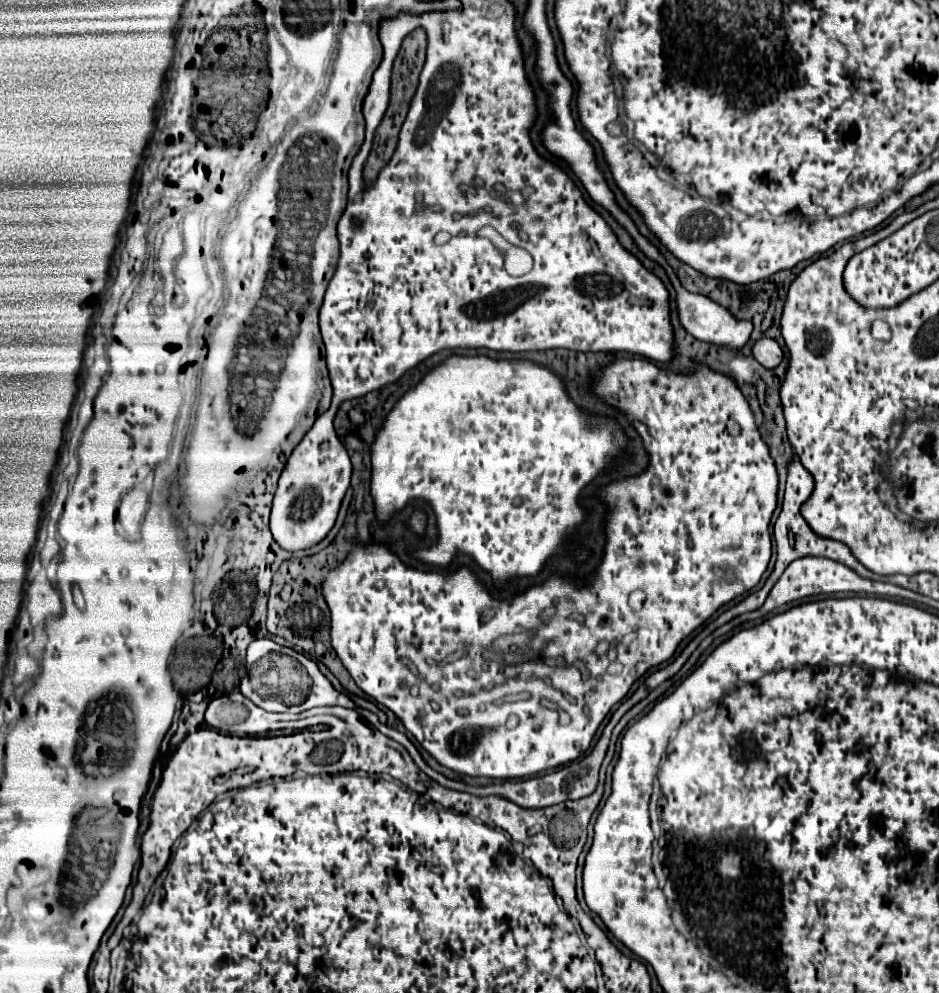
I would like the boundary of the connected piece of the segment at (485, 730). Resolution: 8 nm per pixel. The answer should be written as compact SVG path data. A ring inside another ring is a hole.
M620 359L620 361L614 361L606 371L602 371L602 375L596 381L596 393L600 397L604 397L608 403L618 405L630 417L632 425L640 433L640 437L642 437L642 441L644 441L644 445L646 445L646 449L650 453L650 467L640 477L626 479L626 481L616 481L616 483L610 483L608 487L602 489L600 497L610 507L610 517L608 517L608 523L606 523L606 537L608 537L608 541L606 541L606 547L604 547L604 561L596 569L596 575L592 575L588 579L588 585L586 585L586 581L572 581L570 583L570 579L560 579L560 577L552 575L546 583L530 587L528 593L524 593L524 595L518 595L518 597L512 597L512 599L506 599L506 601L498 601L498 599L492 599L488 595L488 591L484 589L484 585L478 583L476 575L470 569L466 569L466 567L458 569L456 573L448 573L448 575L444 575L444 573L430 573L430 571L418 571L418 569L410 569L404 563L400 563L400 559L396 555L392 555L388 549L384 549L384 547L354 549L346 557L346 561L340 567L336 567L334 571L330 571L326 575L326 579L324 579L324 599L326 599L328 607L330 607L330 613L332 613L332 625L330 625L330 637L332 639L330 641L332 641L334 651L338 653L340 661L344 663L344 667L348 669L348 673L352 675L352 679L356 681L356 685L364 693L368 693L378 703L382 703L390 711L394 711L396 717L404 723L404 727L418 739L418 743L440 765L452 769L452 771L458 771L458 773L464 773L464 775L472 777L520 779L520 777L530 777L530 775L538 775L542 771L550 771L550 769L562 767L562 765L578 759L590 747L590 741L592 741L598 725L604 721L604 717L608 715L608 711L612 709L612 705L616 705L628 693L628 689L632 687L632 683L636 679L640 679L650 667L656 667L662 661L670 659L672 653L676 651L676 647L680 645L680 641L692 629L696 629L708 617L712 617L718 611L720 605L724 605L724 603L732 601L734 597L750 591L760 581L760 577L764 575L764 571L768 567L768 561L770 561L770 555L772 555L772 543L770 543L770 535L768 535L768 523L770 523L770 517L772 517L772 513L776 509L778 475L776 475L774 461L772 461L772 457L768 453L768 447L760 439L758 427L756 427L756 423L752 419L752 411L748 411L748 403L744 403L744 395L734 385L734 381L728 379L728 377L724 377L724 375L720 375L720 373L710 371L708 367L698 367L698 371L692 373L692 375L678 375L678 373L672 373L672 371L666 371L666 369L658 369L648 359ZM718 569L730 571L734 575L734 581L720 579L718 577ZM636 589L644 589L646 595L648 595L646 603L644 603L644 607L640 611L634 611L628 605L628 595L632 591L636 591ZM546 607L558 609L556 611L558 615L572 615L572 619L576 619L576 621L584 621L586 617L590 617L594 613L600 613L600 617L596 617L596 621L602 621L604 625L614 627L616 635L620 635L620 639L624 639L624 647L620 647L620 651L618 651L620 653L618 655L618 663L622 663L620 675L607 675L606 671L599 677L590 678L586 668L593 667L592 665L595 664L594 657L588 656L588 659L584 662L577 658L575 651L569 651L567 658L562 657L560 664L552 665L548 665L546 661L522 661L517 665L508 665L499 662L495 658L484 658L480 655L471 657L469 654L465 654L461 658L452 661L452 651L464 651L464 643L480 643L480 647L488 647L488 644L491 645L494 643L494 639L498 639L500 635L522 633L522 631L530 631L530 629L538 627L538 623L540 623L540 609L544 611ZM476 662L477 670L482 670L482 687L470 688L470 683L476 683L476 671L472 671L472 679L460 679L460 675L468 673L465 670L465 665L472 665L472 668L475 669ZM575 663L583 663L582 668L573 665ZM563 711L564 713L567 712L569 717L568 722L565 722L564 726L560 725L559 721ZM510 717L518 719L516 727L512 727L512 729L506 727L506 723L508 723Z

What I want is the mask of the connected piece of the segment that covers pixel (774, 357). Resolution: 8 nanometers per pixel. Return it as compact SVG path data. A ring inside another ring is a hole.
M766 337L754 343L752 353L754 353L754 359L768 369L778 367L784 359L784 351L780 349L780 345L774 339L766 339Z

